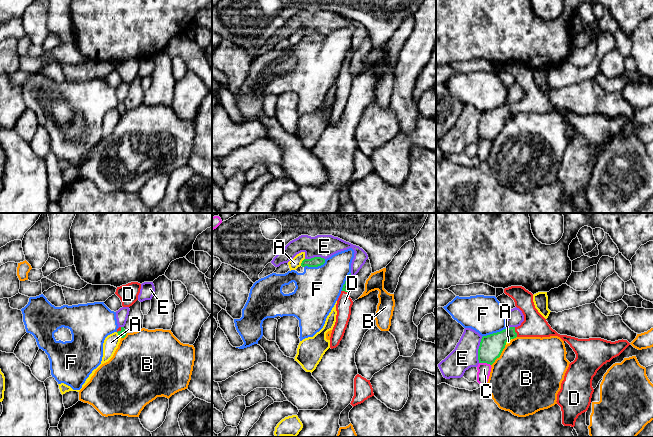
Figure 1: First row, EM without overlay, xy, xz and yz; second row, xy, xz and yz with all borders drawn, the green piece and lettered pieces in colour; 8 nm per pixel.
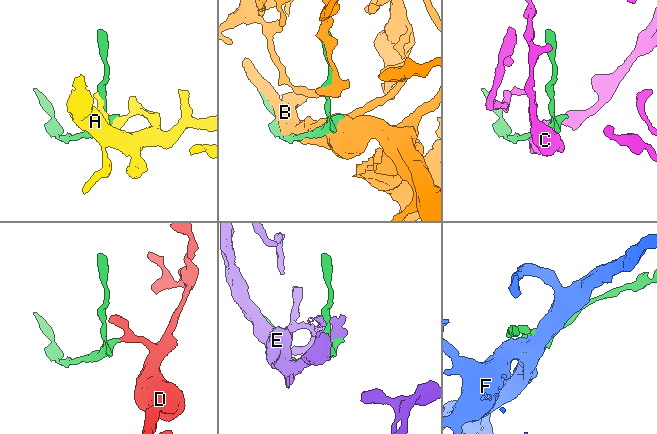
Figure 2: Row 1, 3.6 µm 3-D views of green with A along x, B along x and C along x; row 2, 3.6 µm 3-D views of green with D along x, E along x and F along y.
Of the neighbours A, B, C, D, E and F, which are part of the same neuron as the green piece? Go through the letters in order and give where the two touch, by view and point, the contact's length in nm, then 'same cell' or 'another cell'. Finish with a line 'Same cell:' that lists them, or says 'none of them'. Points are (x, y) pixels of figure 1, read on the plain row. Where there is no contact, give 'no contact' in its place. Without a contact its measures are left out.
A: contact xz (302, 38); length 70 nm; another cell
B: contact yz (500, 130); length 200 nm; another cell
C: contact yz (485, 138); length 100 nm; another cell
D: contact yz (515, 108); length 80 nm; same cell
E: contact yz (478, 126); length 220 nm; another cell
F: contact yz (494, 109); length 220 nm; another cell
Same cell: D

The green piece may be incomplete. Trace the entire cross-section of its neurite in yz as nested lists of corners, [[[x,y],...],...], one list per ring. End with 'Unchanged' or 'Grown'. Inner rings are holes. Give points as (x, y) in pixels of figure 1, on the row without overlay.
[[[511,62],[505,64],[504,69],[511,73],[515,82],[522,87],[524,97],[518,103],[483,112],[478,125],[479,139],[492,141],[500,133],[506,118],[516,113],[558,112],[566,117],[575,128],[576,134],[569,140],[556,178],[561,183],[562,200],[574,203],[578,192],[590,182],[594,168],[593,153],[604,140],[619,132],[630,119],[623,115],[611,118],[601,114],[578,115],[560,111],[535,84],[531,68],[522,62]]]. Grown

